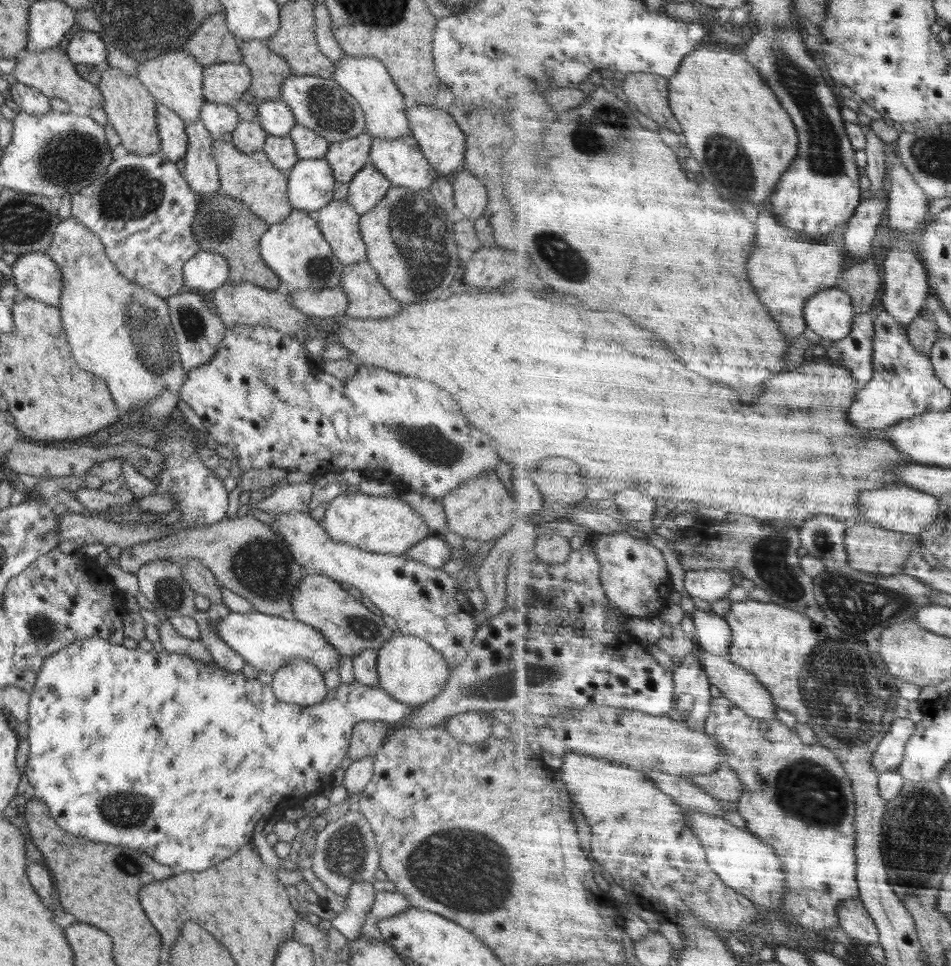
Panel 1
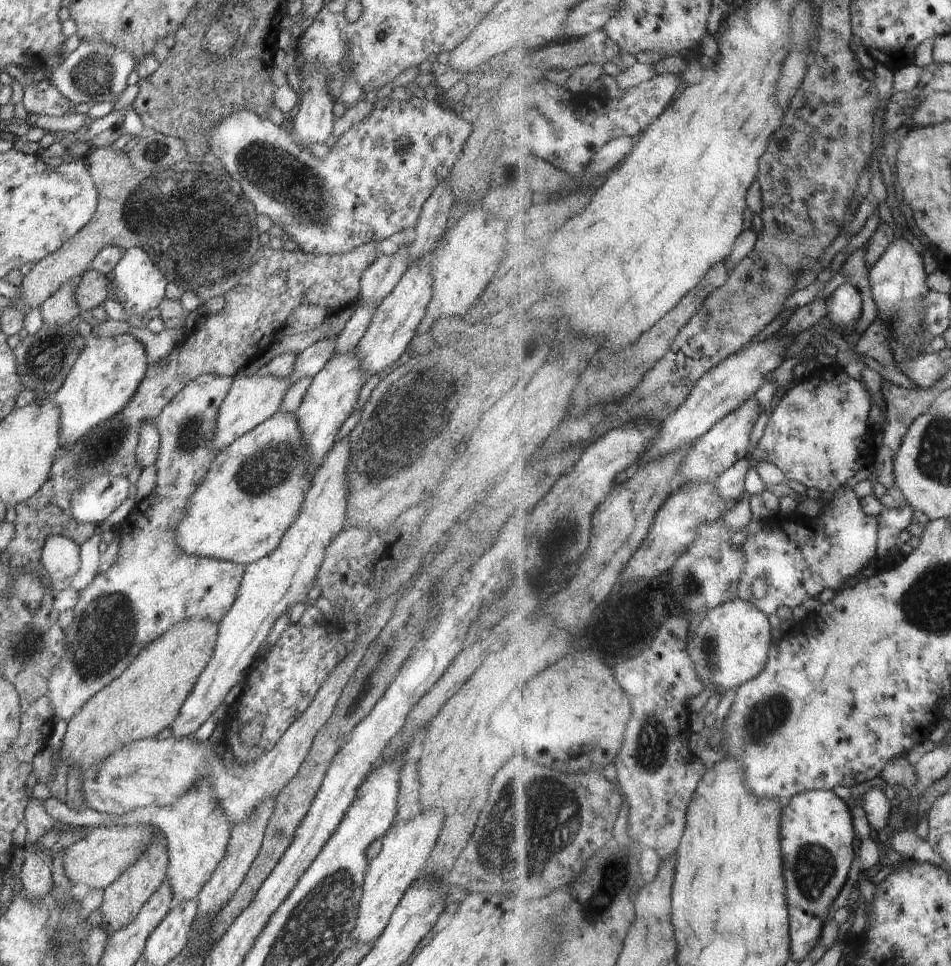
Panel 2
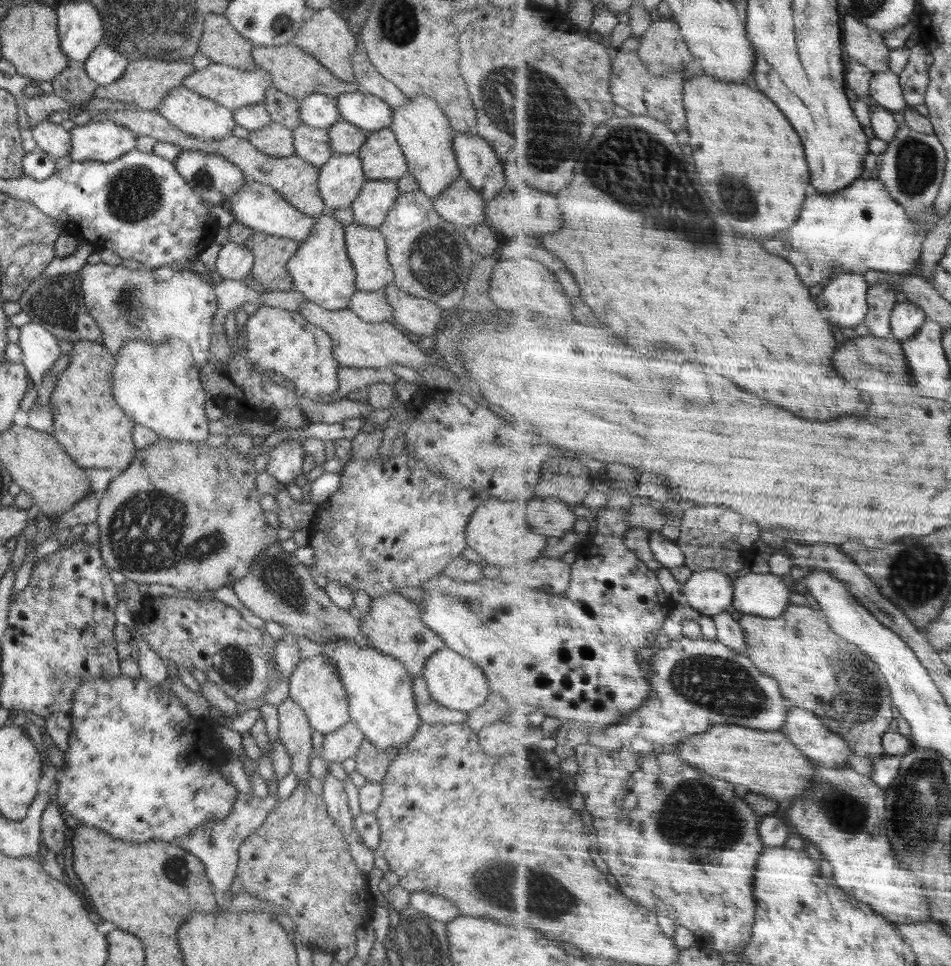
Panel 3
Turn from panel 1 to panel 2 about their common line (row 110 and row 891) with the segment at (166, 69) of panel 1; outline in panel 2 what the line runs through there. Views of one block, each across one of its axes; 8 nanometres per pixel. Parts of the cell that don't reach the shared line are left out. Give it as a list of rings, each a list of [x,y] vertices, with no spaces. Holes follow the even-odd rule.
[[[206,775],[196,779],[193,787],[179,796],[173,805],[165,807],[152,805],[121,815],[110,815],[96,812],[88,807],[80,811],[72,810],[66,803],[54,796],[43,801],[43,807],[53,819],[71,828],[136,826],[139,821],[158,828],[164,836],[169,855],[166,881],[171,886],[174,904],[195,900],[204,885],[211,879],[211,874],[216,870],[220,861],[226,856],[231,837],[231,822],[219,805],[219,800],[216,800]]]

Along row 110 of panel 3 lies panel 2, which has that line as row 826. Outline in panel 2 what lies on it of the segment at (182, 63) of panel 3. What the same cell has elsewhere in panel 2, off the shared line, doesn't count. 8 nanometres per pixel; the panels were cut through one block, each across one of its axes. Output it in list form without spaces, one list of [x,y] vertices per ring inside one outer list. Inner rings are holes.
[[[151,826],[151,829],[155,832],[155,838],[147,846],[145,853],[136,861],[132,868],[122,873],[110,887],[105,888],[101,910],[104,929],[108,936],[134,922],[140,909],[167,878],[169,855],[167,854],[166,841],[158,828]]]

